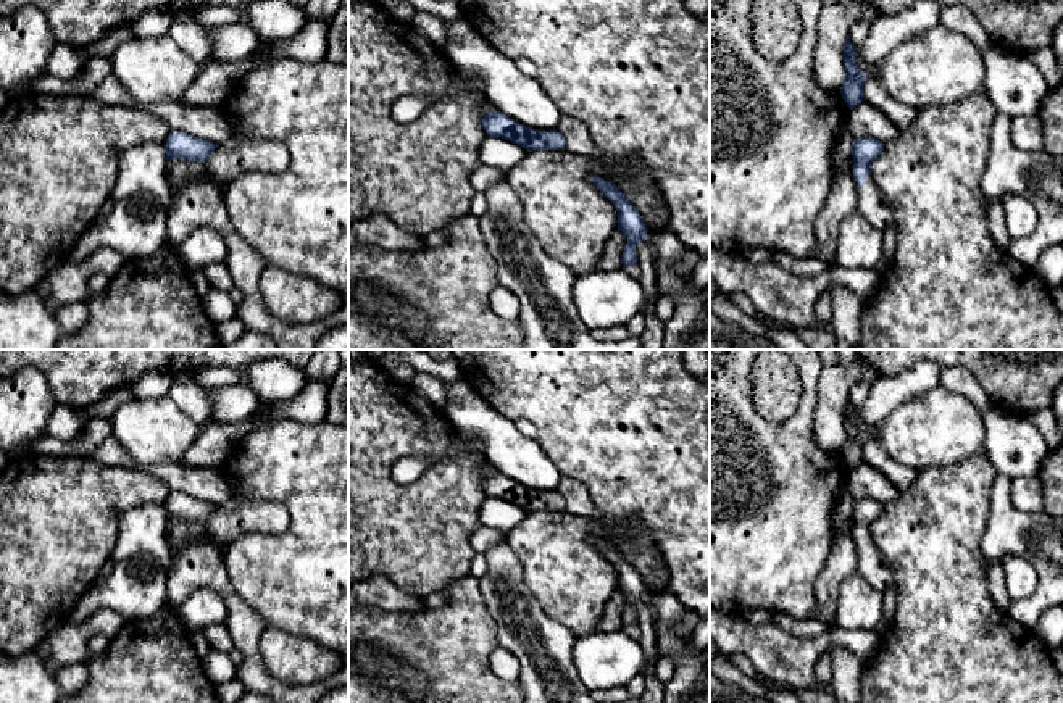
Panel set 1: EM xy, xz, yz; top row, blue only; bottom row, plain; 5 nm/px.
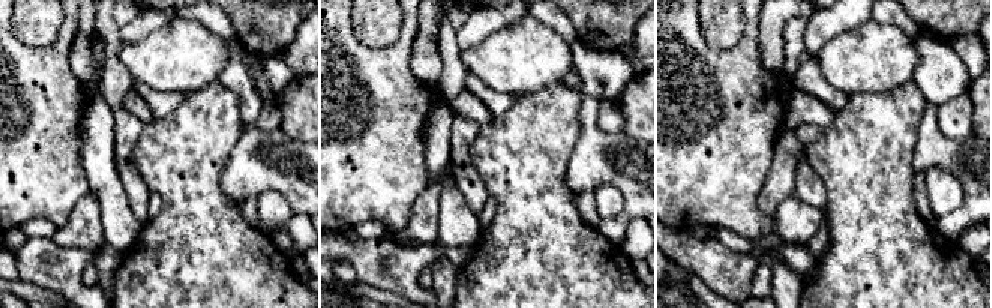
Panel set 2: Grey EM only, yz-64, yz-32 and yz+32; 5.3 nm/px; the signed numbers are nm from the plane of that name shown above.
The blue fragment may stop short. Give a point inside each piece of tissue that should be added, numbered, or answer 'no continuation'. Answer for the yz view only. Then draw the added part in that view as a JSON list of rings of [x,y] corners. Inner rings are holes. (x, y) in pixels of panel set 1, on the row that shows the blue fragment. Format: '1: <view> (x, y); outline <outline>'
1: yz (873, 207); outline [[[871,176],[858,187],[858,213],[879,232],[894,224],[890,206]]]

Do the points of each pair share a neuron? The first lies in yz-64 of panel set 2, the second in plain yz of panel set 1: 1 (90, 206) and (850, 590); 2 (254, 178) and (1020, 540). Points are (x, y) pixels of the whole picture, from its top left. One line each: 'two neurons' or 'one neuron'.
1: two neurons
2: one neuron

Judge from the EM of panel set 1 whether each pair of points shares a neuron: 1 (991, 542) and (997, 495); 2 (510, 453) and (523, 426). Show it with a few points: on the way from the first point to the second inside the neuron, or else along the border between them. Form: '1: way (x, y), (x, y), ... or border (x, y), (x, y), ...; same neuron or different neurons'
1: way (999, 531), (999, 507); same neuron
2: border (513, 421), (520, 432), (534, 439); different neurons

